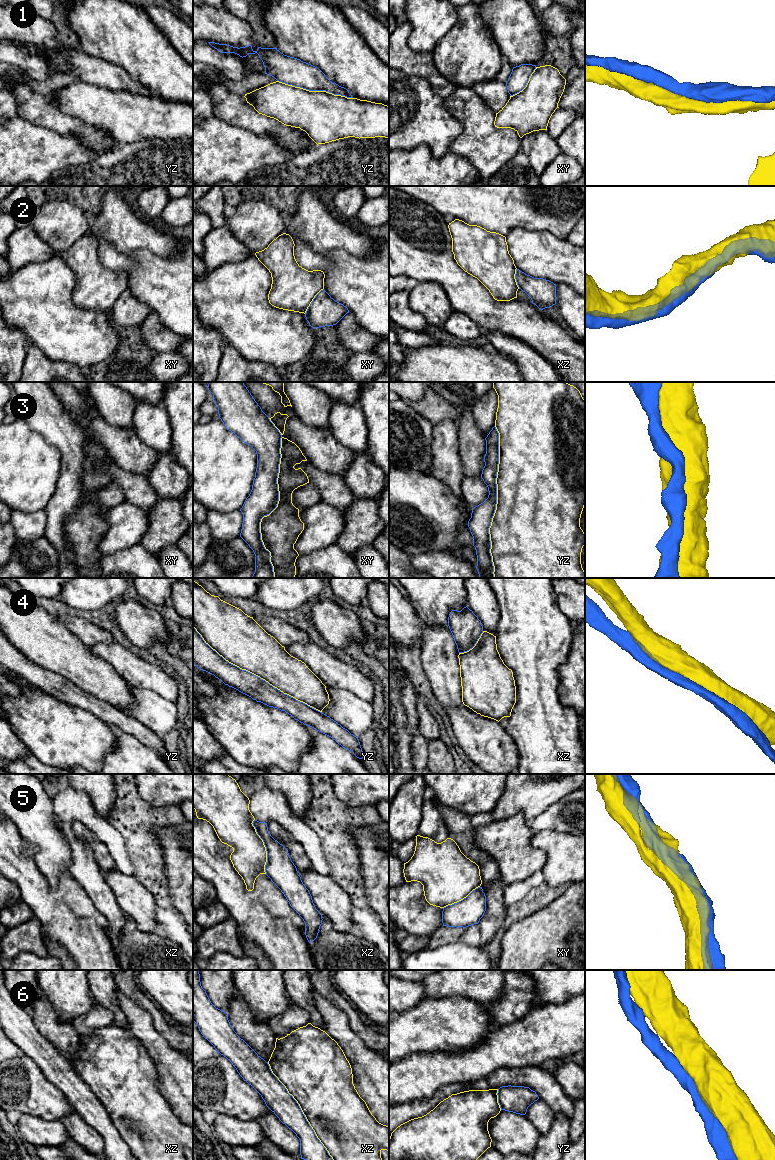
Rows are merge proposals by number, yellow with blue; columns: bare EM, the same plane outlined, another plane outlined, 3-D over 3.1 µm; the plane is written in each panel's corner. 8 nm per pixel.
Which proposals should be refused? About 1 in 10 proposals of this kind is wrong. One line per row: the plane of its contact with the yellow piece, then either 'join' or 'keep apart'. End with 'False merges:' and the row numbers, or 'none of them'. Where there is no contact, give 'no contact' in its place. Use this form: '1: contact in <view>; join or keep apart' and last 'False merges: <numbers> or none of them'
1: contact in yz; join
2: contact in xy; join
3: contact in yz; join
4: contact in yz; join
5: contact in xz; join
6: contact in xz; join
False merges: none of them

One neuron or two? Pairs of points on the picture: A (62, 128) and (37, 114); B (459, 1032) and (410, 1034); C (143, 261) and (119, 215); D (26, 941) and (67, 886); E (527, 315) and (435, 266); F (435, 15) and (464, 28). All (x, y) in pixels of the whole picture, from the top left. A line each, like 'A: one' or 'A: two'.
A: one
B: one
C: two
D: two
E: one
F: two

